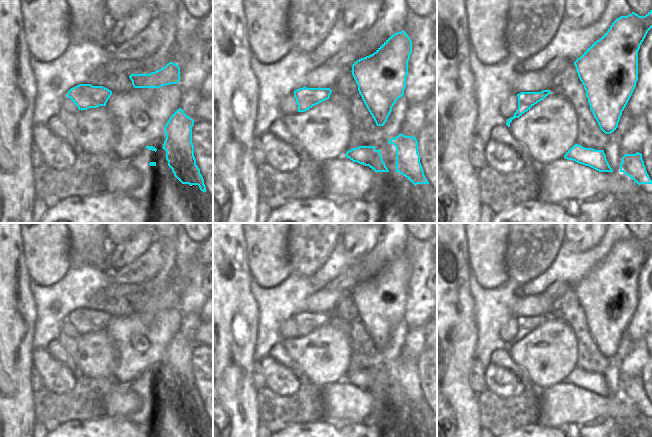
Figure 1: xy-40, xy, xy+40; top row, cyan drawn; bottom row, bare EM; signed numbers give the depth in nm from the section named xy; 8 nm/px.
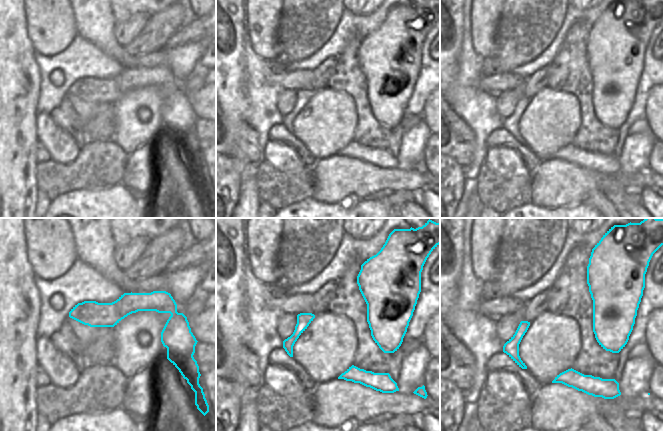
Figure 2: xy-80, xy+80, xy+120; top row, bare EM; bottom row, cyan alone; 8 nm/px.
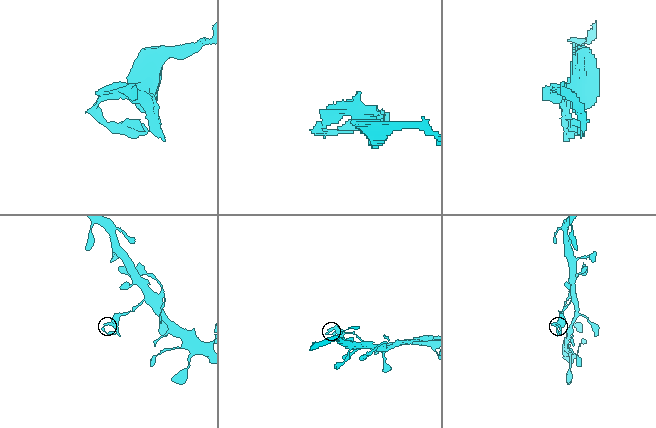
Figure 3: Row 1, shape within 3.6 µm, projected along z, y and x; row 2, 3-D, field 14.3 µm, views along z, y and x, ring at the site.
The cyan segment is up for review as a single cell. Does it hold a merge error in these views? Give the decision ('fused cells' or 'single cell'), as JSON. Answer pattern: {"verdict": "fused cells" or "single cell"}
{"verdict": "fused cells"}

